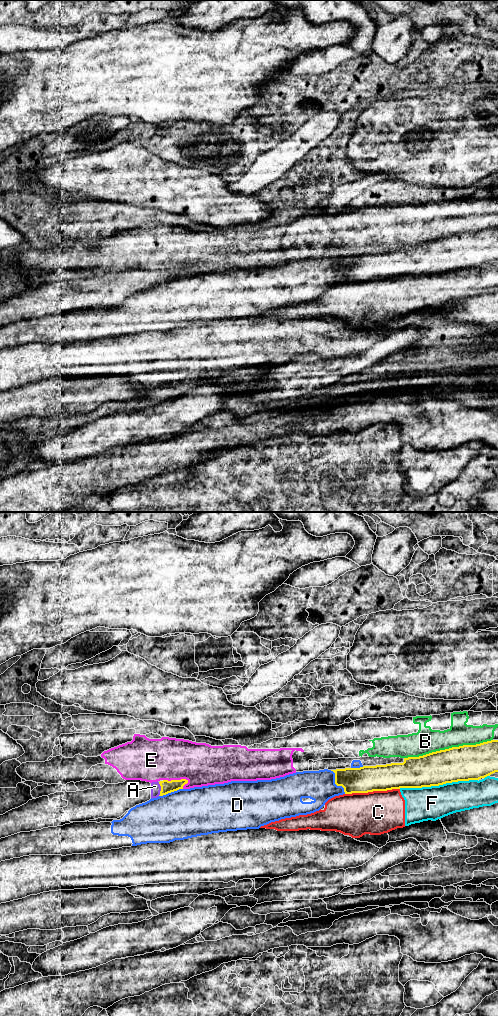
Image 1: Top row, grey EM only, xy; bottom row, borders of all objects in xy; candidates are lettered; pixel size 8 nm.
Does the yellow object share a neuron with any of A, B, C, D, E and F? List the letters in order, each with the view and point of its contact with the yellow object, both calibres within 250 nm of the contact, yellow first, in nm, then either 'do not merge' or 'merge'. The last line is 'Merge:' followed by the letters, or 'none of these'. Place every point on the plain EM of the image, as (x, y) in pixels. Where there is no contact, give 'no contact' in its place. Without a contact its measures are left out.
A: contact xy (161, 277); calibres 100 and 80 nm; merge
B: contact xy (449, 236); calibres 280 and 200 nm; do not merge
C: contact xy (372, 279); calibres 220 and 340 nm; do not merge
D: contact xy (335, 271); calibres 220 and 240 nm; do not merge
E: contact xy (176, 268); calibres 100 and 340 nm; do not merge
F: contact xy (438, 273); calibres 280 and 280 nm; do not merge
Merge: A

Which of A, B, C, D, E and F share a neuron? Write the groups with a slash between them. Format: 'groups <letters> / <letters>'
groups A / B E / C F / D

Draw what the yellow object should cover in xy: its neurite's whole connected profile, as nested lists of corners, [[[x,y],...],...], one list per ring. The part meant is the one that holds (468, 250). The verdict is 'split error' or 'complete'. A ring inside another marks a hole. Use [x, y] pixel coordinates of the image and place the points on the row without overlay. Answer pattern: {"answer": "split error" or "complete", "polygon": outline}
{"answer": "complete", "polygon": [[[498,228],[404,246],[403,251],[331,258],[345,282],[479,268],[498,260]]]}

